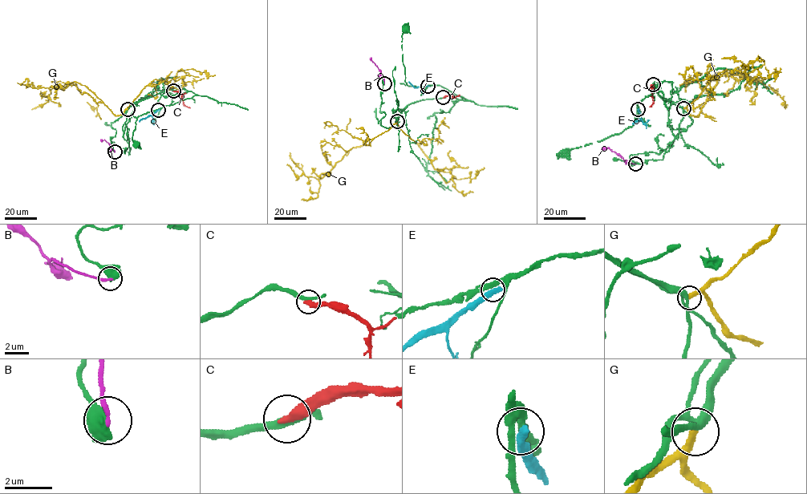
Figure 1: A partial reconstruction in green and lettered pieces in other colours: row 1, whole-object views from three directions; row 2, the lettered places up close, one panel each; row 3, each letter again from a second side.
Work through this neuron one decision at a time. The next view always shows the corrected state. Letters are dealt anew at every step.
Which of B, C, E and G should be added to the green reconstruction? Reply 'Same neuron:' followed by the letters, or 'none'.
Same neuron: none

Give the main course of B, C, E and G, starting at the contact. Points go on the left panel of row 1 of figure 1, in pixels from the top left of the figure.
B: (115, 151), (105, 140), (101, 141)
C: (173, 91), (181, 94), (183, 103), (189, 107)
E: (158, 110), (139, 121)
G: (127, 109), (115, 115), (86, 87), (75, 82), (58, 87), (36, 88), (26, 79), (20, 84)

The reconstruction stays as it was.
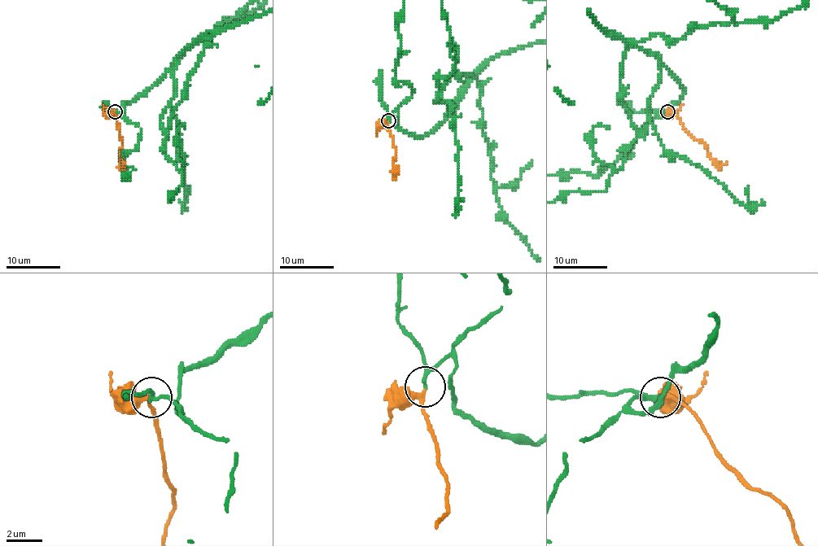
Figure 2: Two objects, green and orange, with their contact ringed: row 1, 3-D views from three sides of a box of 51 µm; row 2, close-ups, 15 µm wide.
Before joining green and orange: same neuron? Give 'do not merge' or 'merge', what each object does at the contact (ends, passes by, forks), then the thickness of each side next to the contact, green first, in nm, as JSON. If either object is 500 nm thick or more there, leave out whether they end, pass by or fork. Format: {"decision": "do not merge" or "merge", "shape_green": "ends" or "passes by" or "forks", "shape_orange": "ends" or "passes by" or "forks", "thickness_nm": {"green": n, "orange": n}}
{"decision": "merge", "shape_green": "passes by", "shape_orange": "passes by", "thickness_nm": {"green": 190, "orange": 280}}

